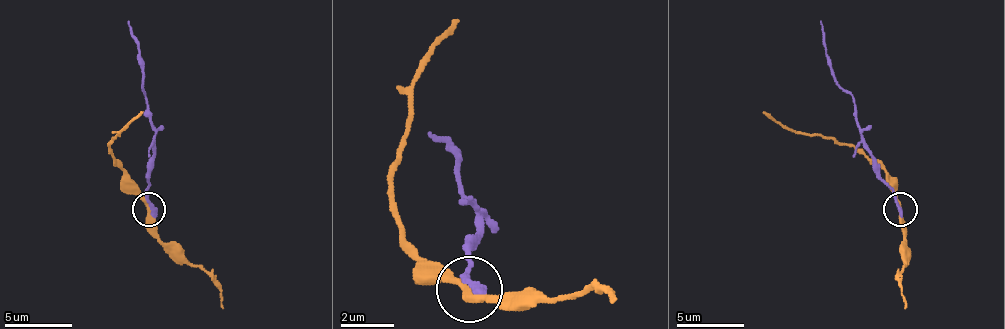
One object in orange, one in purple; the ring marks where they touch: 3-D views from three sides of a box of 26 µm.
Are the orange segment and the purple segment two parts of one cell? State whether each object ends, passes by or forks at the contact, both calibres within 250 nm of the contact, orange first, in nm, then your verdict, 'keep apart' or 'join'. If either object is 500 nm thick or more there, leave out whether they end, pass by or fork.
orange passes by; purple ends; calibres 300 and 360 nm; keep apart

